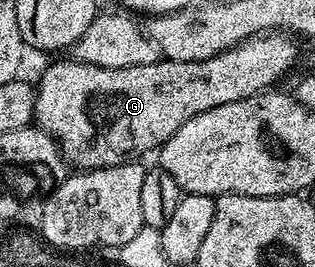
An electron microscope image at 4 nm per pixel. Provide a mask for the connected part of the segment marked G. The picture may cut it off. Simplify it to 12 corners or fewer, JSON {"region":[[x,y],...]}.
{"region":[[267,32],[208,60],[54,62],[34,122],[79,171],[157,151],[274,85]]}

